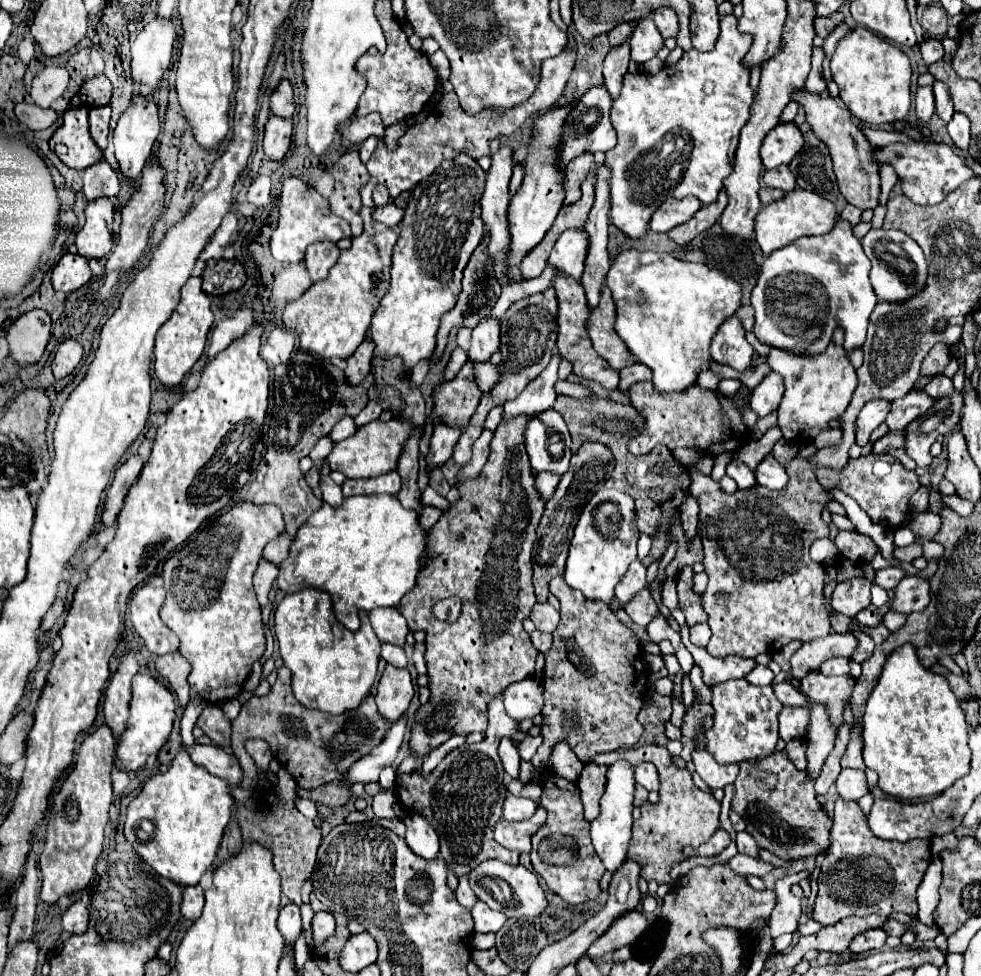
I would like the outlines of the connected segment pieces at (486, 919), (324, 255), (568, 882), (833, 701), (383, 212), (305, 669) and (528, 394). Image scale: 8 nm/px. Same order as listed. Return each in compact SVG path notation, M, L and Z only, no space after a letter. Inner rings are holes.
M481 900L475 902L473 906L473 920L475 920L475 932L497 932L503 922L507 920L503 912L495 912L491 908L487 908L487 904L483 904Z
M319 240L311 244L305 254L305 262L311 274L311 280L317 282L317 280L327 278L327 272L337 264L339 254L341 254L341 248L333 240Z
M547 772L545 780L541 782L543 794L539 798L539 806L547 812L547 822L533 834L533 850L531 850L531 864L535 872L547 882L547 888L561 896L569 904L581 904L585 900L593 900L601 892L601 876L605 874L603 862L599 860L591 836L589 836L589 822L583 820L583 806L579 798L579 788L575 782L559 776L555 772ZM559 838L569 838L577 844L577 852L561 848Z
M811 672L801 680L799 690L811 700L829 704L833 724L843 724L843 706L853 690L851 676L823 676L821 672Z
M391 202L391 204L387 204L387 206L375 208L375 210L373 210L373 220L375 220L375 222L381 222L381 224L385 224L385 226L389 226L389 228L393 228L393 226L397 226L397 224L403 220L403 210L397 208L397 206Z
M305 588L293 594L285 594L281 604L275 610L275 636L279 640L279 650L285 666L291 670L291 686L295 698L307 706L317 708L329 714L341 714L345 710L353 710L361 704L361 700L371 692L377 662L381 652L381 642L375 636L367 612L361 612L361 628L357 632L347 630L333 614L333 600L327 592L319 588Z
M553 356L549 366L545 368L545 372L541 372L535 380L531 380L527 384L527 388L511 402L503 404L503 422L513 420L513 416L531 416L535 412L543 412L553 408L557 392L555 392L555 382L557 378L557 366L559 366L561 358Z

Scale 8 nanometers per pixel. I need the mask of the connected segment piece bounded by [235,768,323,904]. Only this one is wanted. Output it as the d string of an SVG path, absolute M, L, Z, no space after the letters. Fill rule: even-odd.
M281 768L277 772L277 776L279 776L279 786L269 796L271 814L263 812L263 810L251 810L251 808L239 806L237 812L235 812L235 818L237 818L239 826L241 826L243 840L249 840L249 842L257 840L259 844L273 850L273 854L275 854L273 862L275 862L275 870L281 874L281 890L283 890L283 894L291 902L303 904L301 886L311 878L313 864L315 864L315 854L317 854L317 848L319 848L323 836L321 836L321 828L317 828L313 824L313 820L305 818L295 808L293 800L297 798L297 792L295 792L295 780L291 780L289 772L285 772Z

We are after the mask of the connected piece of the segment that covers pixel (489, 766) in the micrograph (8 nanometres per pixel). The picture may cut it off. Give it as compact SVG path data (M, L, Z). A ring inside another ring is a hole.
M491 714L487 736L485 736L483 742L463 744L463 746L455 748L453 752L447 754L447 758L427 778L421 778L417 772L411 772L411 774L405 774L397 780L395 792L397 792L399 802L403 804L405 810L421 812L427 818L427 822L433 824L433 828L439 834L439 840L441 840L439 854L447 862L449 870L453 870L457 876L469 874L479 862L489 860L489 858L497 858L497 860L507 862L507 864L517 864L517 860L519 860L519 852L507 850L493 840L493 826L501 818L501 806L503 806L505 792L507 792L505 784L503 784L505 770L503 770L501 758L497 754L497 746L501 742L503 734L517 734L517 732L519 732L519 720L511 720L507 714L505 716L503 714Z

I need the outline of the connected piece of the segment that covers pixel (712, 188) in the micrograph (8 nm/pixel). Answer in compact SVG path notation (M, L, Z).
M733 14L721 18L721 34L713 52L683 52L677 64L663 66L657 74L627 74L623 90L611 106L611 122L617 130L617 146L605 154L605 162L613 170L611 178L611 222L631 238L641 238L649 230L649 218L669 196L695 196L703 204L717 200L723 180L733 170L733 156L739 132L751 116L753 88L749 86L749 68L743 64L753 44L751 34L737 30Z

